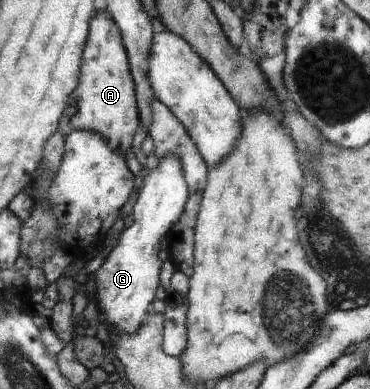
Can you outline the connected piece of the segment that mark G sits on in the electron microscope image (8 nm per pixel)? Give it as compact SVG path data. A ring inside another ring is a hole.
M168 154L166 158L159 160L159 164L154 170L149 169L143 172L144 186L139 190L140 194L134 204L134 212L132 212L134 224L123 230L123 234L118 238L118 244L110 251L104 263L94 274L95 296L99 310L112 327L124 334L134 334L142 326L147 317L148 306L151 306L150 304L160 287L160 270L163 263L158 258L158 253L164 247L161 238L180 220L188 198L188 187L184 176L182 176L181 166L180 160L174 154Z

